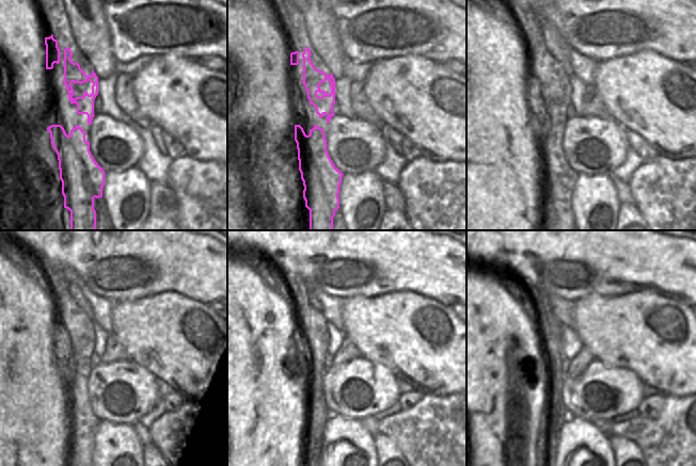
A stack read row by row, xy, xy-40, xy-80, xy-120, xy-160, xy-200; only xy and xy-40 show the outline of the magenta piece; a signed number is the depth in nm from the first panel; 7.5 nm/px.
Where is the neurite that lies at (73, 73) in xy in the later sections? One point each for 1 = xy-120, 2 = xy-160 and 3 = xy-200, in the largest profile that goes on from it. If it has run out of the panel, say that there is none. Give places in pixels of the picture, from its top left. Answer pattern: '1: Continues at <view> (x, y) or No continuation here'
1: Continues at xy-120 (83, 423)
2: Continues at xy-160 (316, 340)
3: Continues at xy-200 (550, 332)

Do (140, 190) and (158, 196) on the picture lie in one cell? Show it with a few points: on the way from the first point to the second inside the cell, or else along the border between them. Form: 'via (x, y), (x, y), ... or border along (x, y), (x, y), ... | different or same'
border along (148, 182), (149, 215) | different

